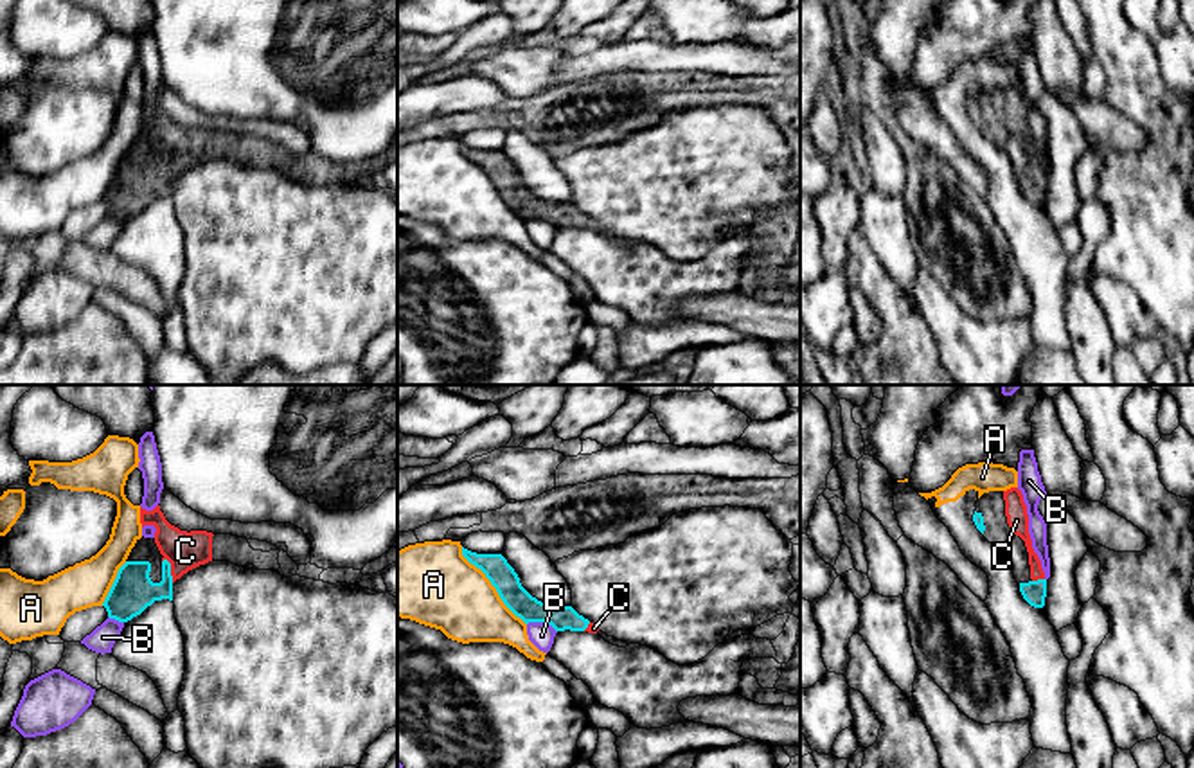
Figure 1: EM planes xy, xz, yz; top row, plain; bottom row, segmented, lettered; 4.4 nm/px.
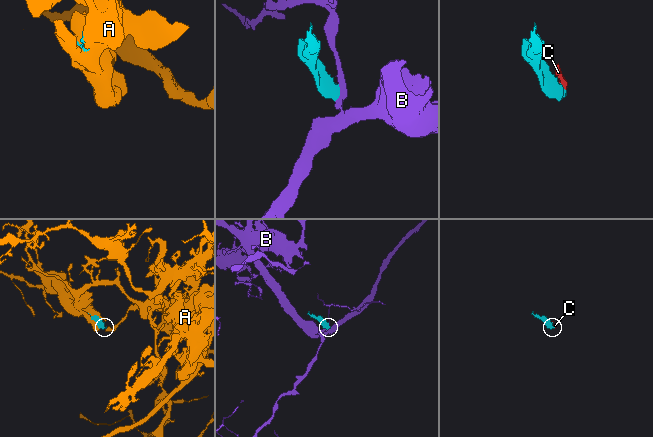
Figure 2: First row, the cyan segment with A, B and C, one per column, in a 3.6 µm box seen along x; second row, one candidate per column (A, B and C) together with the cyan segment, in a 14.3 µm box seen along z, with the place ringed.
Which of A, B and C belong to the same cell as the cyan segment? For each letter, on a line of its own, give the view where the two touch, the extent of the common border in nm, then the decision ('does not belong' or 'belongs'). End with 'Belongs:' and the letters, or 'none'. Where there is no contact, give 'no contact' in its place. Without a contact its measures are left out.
A: meets cyan in xz; contact 460 nm long; does not belong
B: meets cyan in xz; contact 140 nm long; does not belong
C: meets cyan in xy; contact 120 nm long; belongs
Belongs: C

